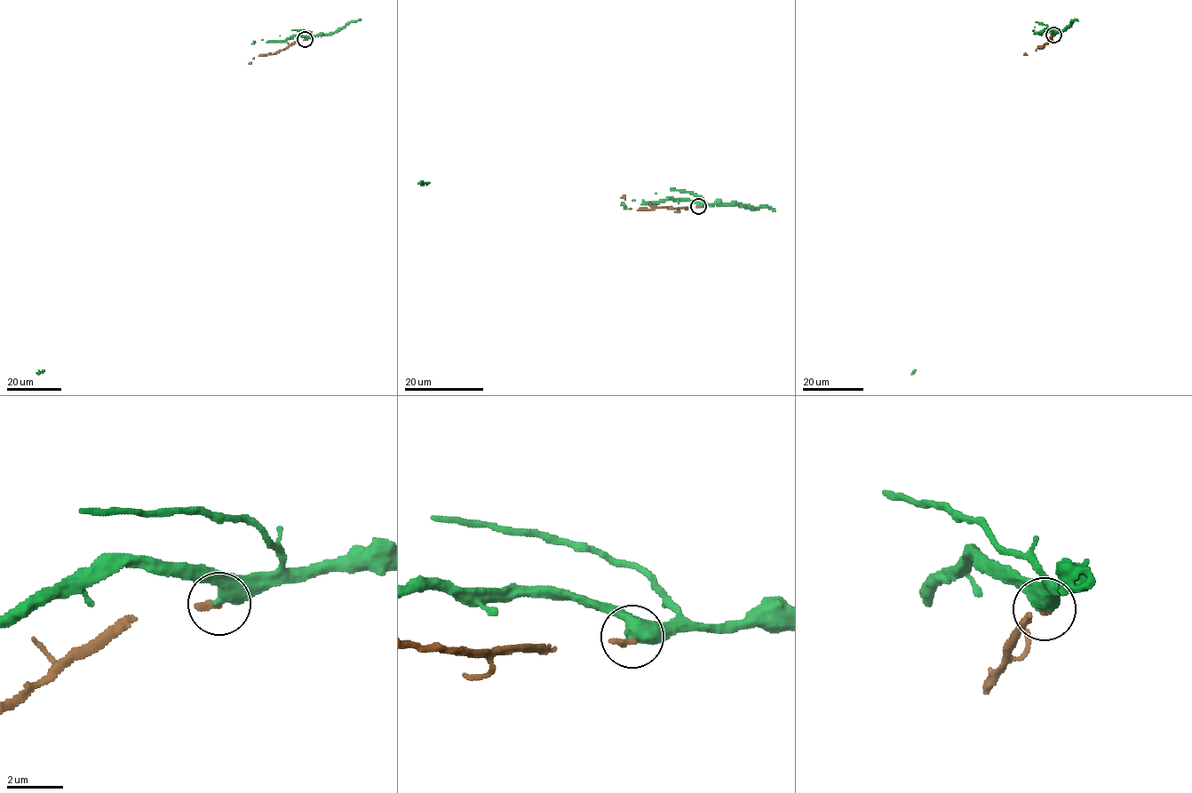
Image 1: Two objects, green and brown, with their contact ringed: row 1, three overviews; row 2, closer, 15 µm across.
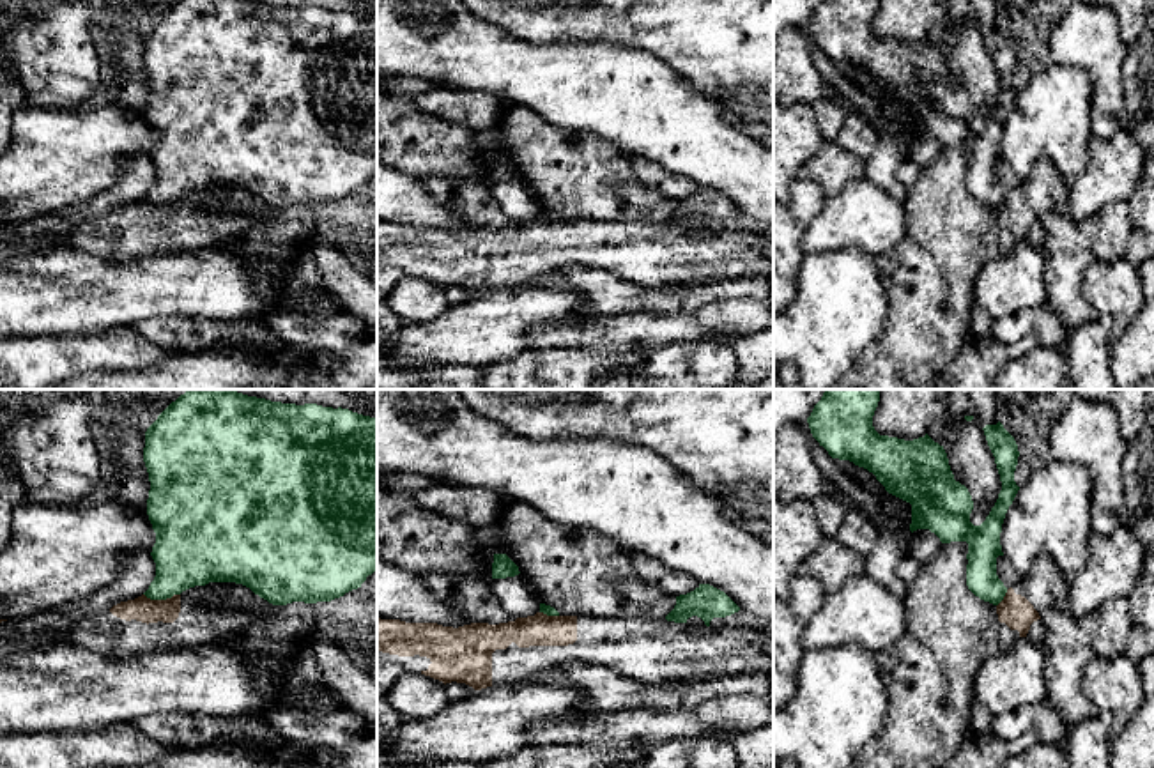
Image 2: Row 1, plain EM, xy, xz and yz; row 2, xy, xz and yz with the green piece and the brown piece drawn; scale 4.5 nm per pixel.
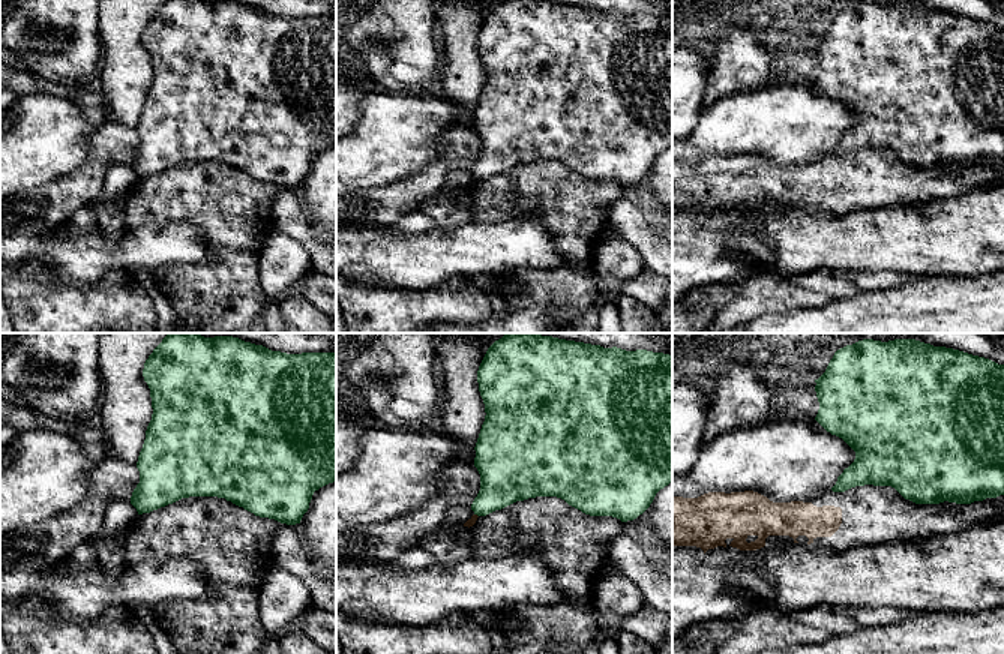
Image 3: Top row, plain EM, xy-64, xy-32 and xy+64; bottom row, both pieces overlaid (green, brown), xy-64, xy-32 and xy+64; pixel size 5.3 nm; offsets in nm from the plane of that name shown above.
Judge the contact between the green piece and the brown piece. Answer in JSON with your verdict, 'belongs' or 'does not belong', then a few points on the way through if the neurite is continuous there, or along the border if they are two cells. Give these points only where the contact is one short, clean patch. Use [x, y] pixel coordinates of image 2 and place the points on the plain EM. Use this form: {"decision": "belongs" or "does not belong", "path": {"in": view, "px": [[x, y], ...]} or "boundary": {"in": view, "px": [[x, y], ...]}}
{"decision": "does not belong", "boundary": {"in": "xy", "px": [[144, 197], [151, 202], [179, 199]]}}

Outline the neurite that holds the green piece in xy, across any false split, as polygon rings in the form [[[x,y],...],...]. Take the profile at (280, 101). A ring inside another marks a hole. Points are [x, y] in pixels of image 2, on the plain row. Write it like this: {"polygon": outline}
{"polygon": [[[179,0],[145,35],[150,94],[147,119],[156,136],[156,180],[143,196],[166,204],[209,186],[235,186],[273,209],[331,205],[377,175],[377,21],[317,7],[257,0]]]}

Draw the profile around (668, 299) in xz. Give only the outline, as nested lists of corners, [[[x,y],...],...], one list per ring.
[[[736,278],[690,287],[662,287],[653,290],[651,308],[662,315],[696,313],[710,303],[735,299],[773,303],[773,283],[765,278]]]

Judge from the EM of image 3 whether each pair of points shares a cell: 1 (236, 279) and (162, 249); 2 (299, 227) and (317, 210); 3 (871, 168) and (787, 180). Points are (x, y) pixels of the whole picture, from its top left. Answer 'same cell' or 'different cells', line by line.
1: different cells
2: different cells
3: same cell

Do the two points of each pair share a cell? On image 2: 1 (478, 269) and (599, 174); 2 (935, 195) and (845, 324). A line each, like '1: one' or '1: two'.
1: two
2: two

